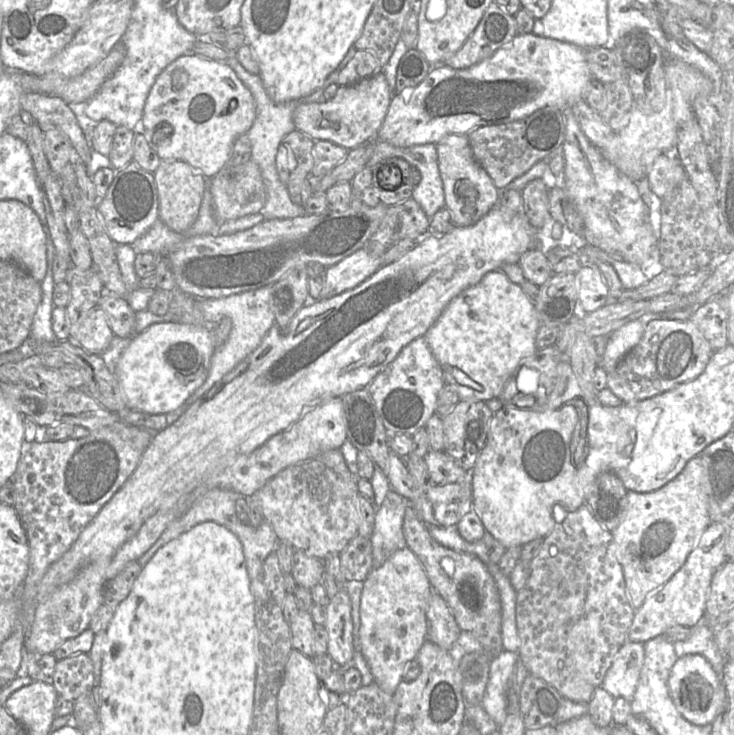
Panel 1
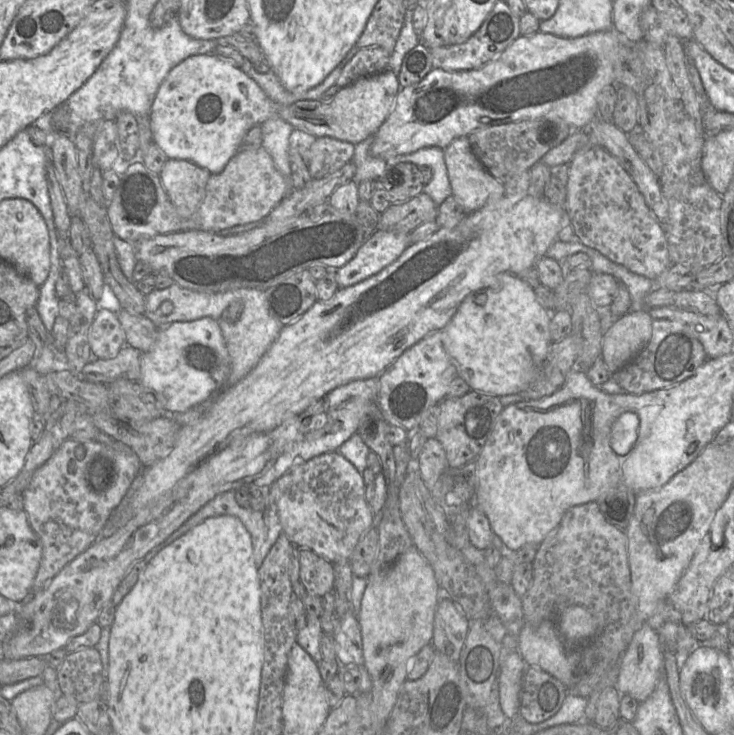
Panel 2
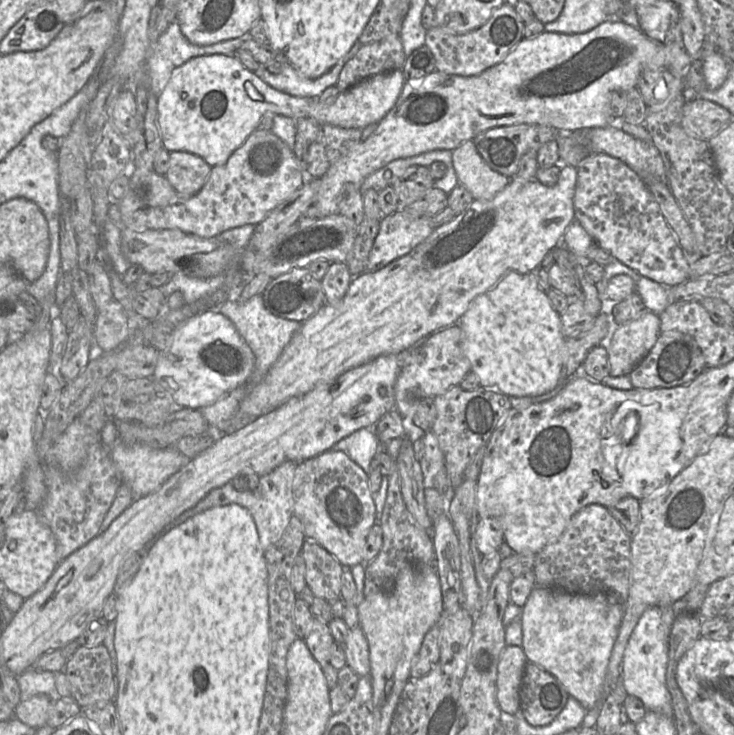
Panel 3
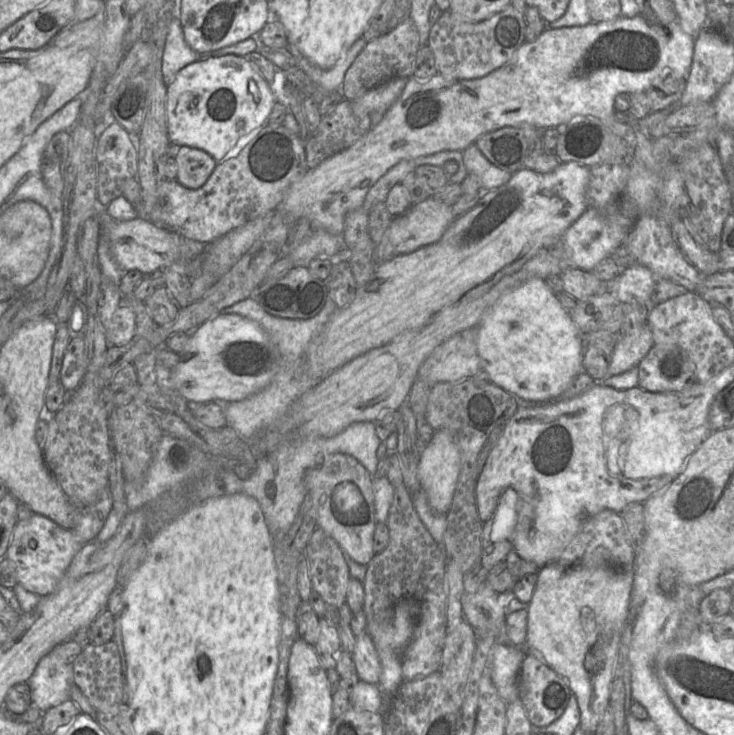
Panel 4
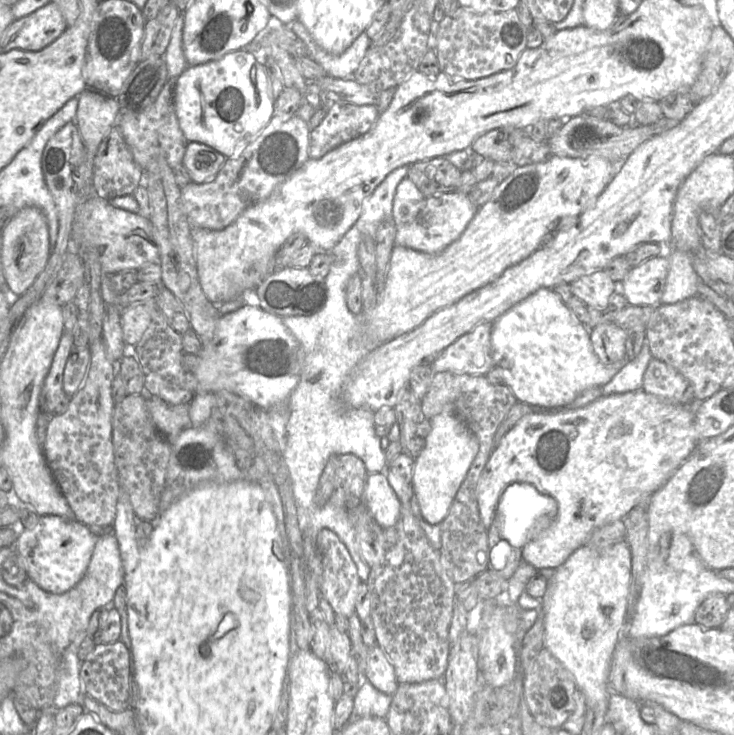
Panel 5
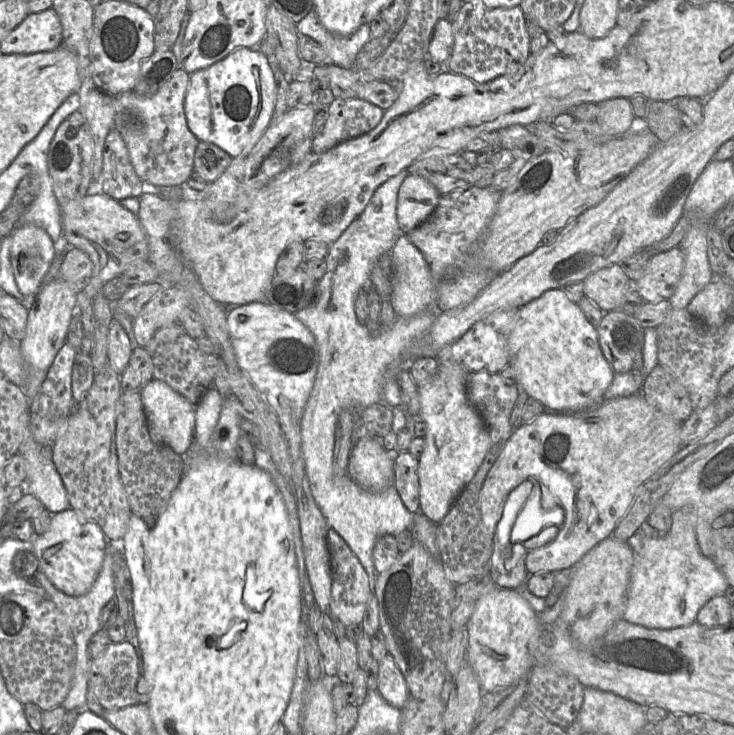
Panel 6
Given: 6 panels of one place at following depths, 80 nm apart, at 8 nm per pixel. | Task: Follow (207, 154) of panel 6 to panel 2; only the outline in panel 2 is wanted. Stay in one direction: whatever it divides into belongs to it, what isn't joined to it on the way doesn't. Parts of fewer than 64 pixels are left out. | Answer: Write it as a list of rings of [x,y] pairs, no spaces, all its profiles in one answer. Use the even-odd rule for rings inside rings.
[[[168,158],[159,177],[179,214],[189,217],[203,201],[210,175],[207,169],[189,160]]]

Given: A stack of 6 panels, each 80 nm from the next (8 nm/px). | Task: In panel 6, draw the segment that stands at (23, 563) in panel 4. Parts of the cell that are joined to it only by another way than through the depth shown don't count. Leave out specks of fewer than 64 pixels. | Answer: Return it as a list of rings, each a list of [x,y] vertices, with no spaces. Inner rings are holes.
[[[69,507],[52,514],[49,529],[32,539],[39,570],[50,583],[71,596],[82,596],[93,586],[108,553],[107,538],[99,525]]]

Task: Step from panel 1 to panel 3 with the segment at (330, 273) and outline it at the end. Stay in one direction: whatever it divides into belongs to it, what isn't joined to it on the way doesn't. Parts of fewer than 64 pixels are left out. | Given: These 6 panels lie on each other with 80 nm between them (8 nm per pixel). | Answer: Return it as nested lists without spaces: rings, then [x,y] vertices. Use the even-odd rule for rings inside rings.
[[[404,210],[383,217],[370,251],[366,272],[377,271],[408,254],[434,230],[432,217],[415,217]]]

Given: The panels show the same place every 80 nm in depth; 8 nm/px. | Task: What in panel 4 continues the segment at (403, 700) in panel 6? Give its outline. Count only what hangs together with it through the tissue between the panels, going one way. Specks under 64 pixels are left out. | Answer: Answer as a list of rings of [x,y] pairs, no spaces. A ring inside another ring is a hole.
[[[369,634],[357,636],[351,657],[359,680],[378,685],[381,675],[381,663]]]

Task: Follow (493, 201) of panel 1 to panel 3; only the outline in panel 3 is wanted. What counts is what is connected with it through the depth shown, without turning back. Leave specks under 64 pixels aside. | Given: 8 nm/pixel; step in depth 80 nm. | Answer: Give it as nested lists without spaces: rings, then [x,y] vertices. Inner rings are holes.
[[[472,140],[452,151],[452,163],[459,184],[471,193],[474,200],[490,200],[510,182],[510,178],[489,167]]]

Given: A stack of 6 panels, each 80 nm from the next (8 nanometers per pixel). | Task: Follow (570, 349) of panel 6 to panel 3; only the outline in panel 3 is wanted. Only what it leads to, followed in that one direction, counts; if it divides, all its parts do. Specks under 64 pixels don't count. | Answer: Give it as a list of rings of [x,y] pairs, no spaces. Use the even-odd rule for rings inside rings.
[[[534,272],[506,273],[492,288],[474,298],[458,325],[462,332],[463,353],[481,387],[508,397],[526,397],[550,393],[562,382],[566,338],[561,332],[560,314],[554,310],[546,293],[538,287]],[[646,311],[640,318],[619,325],[606,340],[609,375],[629,375],[654,346],[660,334],[659,317]]]

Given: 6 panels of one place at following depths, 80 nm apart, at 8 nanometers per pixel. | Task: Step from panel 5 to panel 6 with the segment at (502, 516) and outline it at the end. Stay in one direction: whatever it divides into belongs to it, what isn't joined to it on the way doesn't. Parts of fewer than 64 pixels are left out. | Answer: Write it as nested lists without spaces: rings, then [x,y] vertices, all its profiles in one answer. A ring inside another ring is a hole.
[[[531,481],[532,490],[525,503],[517,514],[510,533],[512,543],[522,543],[537,536],[544,529],[549,529],[551,537],[545,541],[548,543],[555,539],[559,529],[564,523],[565,511],[560,506],[555,506],[550,510],[542,508],[541,487],[538,483]]]

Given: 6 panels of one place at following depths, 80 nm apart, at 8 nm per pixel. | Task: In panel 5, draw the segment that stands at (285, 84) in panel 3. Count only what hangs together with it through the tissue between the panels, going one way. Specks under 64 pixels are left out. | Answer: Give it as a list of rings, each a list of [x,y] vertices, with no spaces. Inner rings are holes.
[[[295,20],[288,25],[306,44],[315,59],[314,61],[319,63],[328,75],[334,78],[353,79],[355,70],[371,45],[371,39],[363,31],[344,52],[331,54],[314,41],[301,21]]]

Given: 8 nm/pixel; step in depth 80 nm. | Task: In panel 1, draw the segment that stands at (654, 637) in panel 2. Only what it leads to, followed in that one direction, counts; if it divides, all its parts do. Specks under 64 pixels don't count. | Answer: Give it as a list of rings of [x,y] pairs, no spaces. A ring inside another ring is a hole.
[[[627,641],[614,656],[600,688],[609,692],[614,698],[622,696],[632,701],[637,689],[640,672],[644,664],[644,658],[644,644],[640,642]]]

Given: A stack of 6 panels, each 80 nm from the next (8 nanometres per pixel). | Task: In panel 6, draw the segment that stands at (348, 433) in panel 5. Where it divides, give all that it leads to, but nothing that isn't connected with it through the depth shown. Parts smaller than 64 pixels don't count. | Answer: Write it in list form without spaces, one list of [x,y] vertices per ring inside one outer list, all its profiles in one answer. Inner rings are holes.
[[[405,168],[375,190],[361,215],[330,246],[326,273],[317,281],[318,301],[294,313],[312,333],[319,350],[315,382],[300,422],[301,448],[311,492],[328,527],[345,540],[364,567],[371,589],[374,589],[375,576],[378,575],[372,556],[375,542],[385,534],[394,536],[411,530],[414,514],[405,507],[394,486],[375,493],[361,489],[349,474],[336,475],[333,452],[339,415],[343,411],[352,412],[357,429],[360,412],[383,400],[386,372],[400,359],[407,341],[411,336],[421,334],[431,323],[427,316],[410,321],[397,318],[379,334],[371,334],[357,319],[354,308],[357,294],[369,284],[373,262],[383,254],[390,254],[398,238],[405,234],[397,221],[397,201],[400,186],[407,175]]]

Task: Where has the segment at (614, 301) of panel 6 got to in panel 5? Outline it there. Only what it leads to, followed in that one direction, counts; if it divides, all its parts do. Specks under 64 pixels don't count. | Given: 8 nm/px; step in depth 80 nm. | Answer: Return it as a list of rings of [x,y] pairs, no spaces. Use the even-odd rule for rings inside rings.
[[[605,270],[583,276],[570,285],[574,297],[583,301],[588,307],[594,308],[607,306],[609,297],[618,290],[618,284]]]

